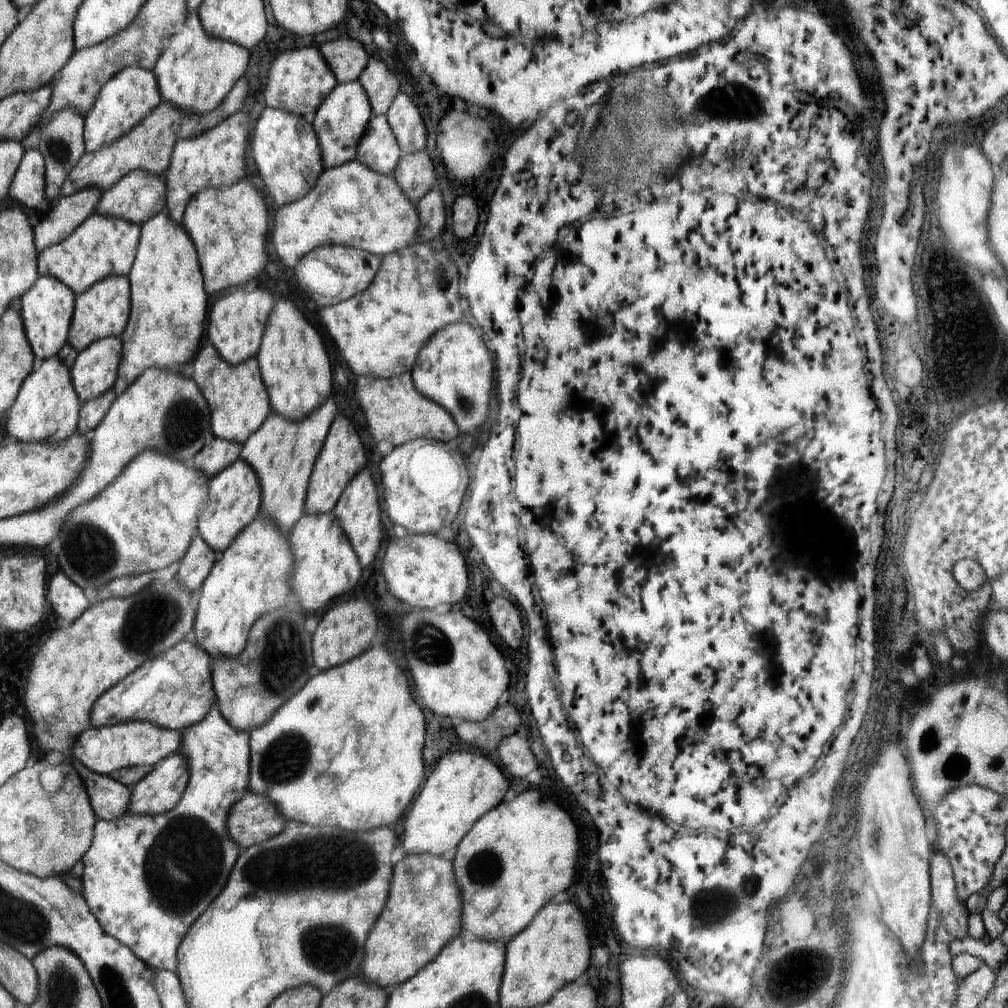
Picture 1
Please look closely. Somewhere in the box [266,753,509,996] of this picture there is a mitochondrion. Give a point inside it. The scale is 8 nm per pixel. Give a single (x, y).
(329, 947)

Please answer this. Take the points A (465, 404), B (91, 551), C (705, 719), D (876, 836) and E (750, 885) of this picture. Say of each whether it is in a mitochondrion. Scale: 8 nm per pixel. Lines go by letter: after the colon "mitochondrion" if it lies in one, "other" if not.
A: mitochondrion
B: mitochondrion
C: other
D: mitochondrion
E: mitochondrion

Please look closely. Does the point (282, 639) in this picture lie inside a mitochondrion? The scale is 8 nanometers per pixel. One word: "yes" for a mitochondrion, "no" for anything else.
yes

